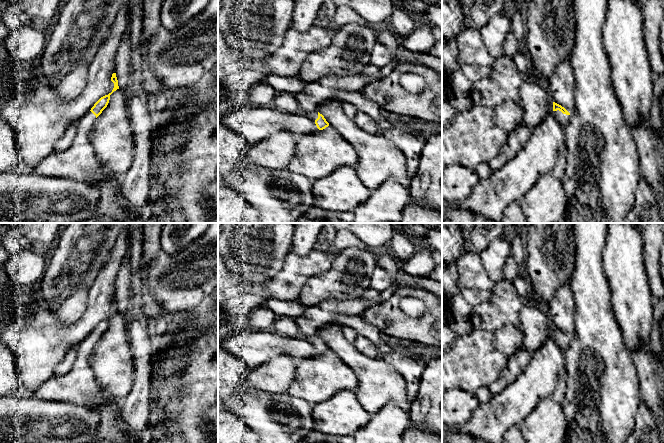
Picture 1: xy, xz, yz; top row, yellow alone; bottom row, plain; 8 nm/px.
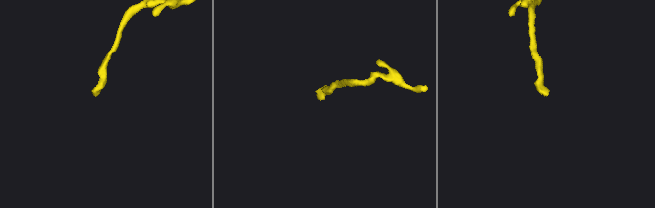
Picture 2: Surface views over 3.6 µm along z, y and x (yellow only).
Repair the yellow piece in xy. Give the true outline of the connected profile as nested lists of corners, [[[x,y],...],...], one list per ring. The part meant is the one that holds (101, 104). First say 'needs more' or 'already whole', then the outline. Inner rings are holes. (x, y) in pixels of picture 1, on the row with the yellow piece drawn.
needs more | [[[116,73],[111,81],[114,88],[111,93],[101,97],[94,106],[77,121],[77,133],[72,146],[63,152],[54,152],[45,158],[37,167],[29,168],[30,173],[39,173],[48,177],[71,178],[86,181],[93,178],[99,181],[118,181],[119,177],[106,172],[95,157],[94,149],[88,139],[96,118],[107,107],[110,95],[119,89]]]

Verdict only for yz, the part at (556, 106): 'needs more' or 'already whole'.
needs more

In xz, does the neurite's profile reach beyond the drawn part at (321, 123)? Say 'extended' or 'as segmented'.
extended

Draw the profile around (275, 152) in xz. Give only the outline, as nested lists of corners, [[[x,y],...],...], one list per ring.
[[[280,131],[254,146],[249,146],[242,163],[247,167],[287,169],[294,157],[296,141],[296,134],[289,131]]]

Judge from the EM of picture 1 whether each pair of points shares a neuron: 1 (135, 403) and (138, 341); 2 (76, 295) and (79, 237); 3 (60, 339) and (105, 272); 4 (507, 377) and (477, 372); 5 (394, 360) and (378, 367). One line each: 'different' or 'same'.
1: same
2: same
3: same
4: different
5: different

